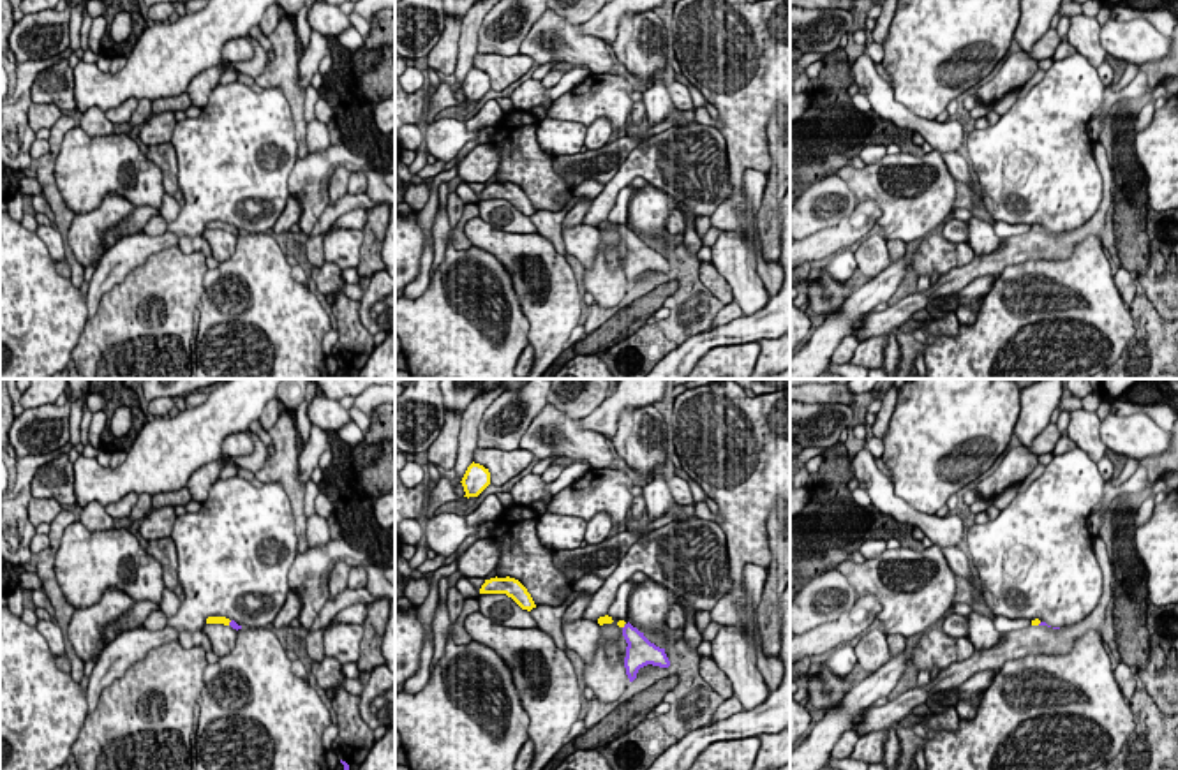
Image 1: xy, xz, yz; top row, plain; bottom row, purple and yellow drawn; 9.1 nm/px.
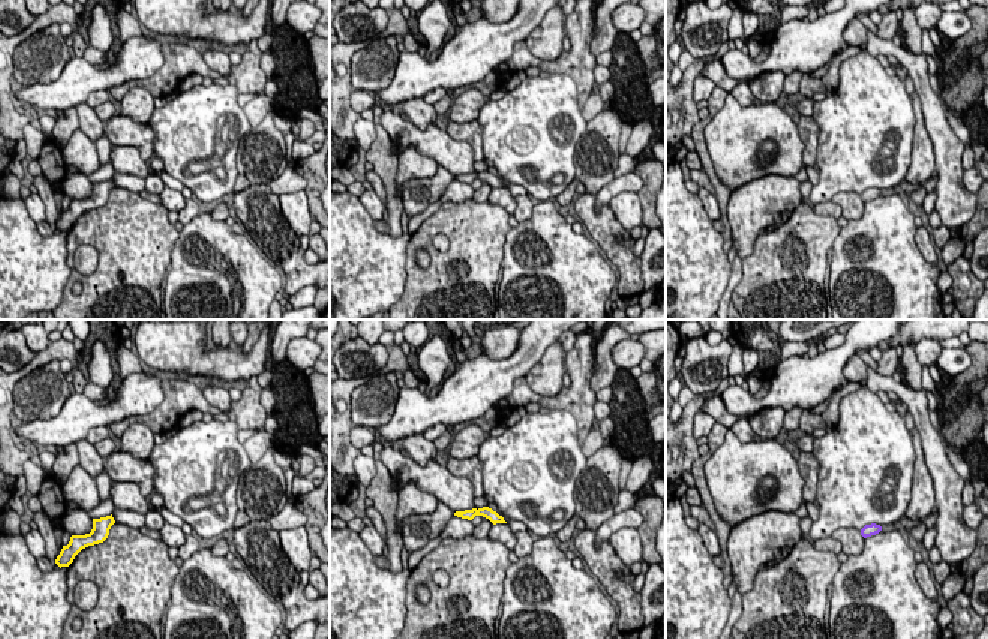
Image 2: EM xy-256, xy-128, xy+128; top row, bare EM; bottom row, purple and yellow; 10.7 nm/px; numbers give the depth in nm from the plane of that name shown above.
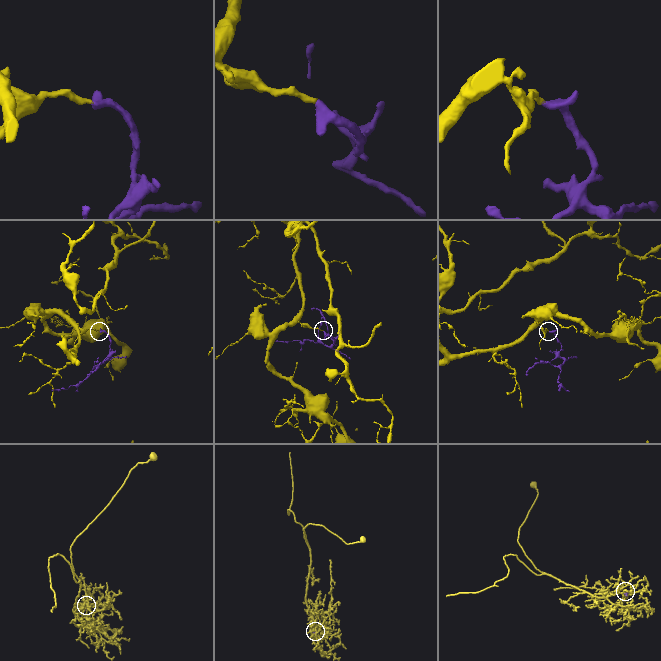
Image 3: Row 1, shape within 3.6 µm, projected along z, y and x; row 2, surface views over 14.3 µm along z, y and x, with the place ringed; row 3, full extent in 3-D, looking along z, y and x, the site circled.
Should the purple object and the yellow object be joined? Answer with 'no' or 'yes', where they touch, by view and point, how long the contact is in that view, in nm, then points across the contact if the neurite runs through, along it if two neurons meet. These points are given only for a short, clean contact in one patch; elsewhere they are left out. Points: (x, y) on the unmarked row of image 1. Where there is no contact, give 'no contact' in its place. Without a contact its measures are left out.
yes; meets purple in xy at (230, 228); contact 60 nm long; runs through xy (233, 229), (230, 228), (224, 226)

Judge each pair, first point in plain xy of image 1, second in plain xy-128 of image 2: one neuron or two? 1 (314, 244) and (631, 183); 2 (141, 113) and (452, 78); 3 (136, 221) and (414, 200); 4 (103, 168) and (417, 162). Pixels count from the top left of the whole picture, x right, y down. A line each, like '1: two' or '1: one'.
1: one
2: two
3: one
4: two

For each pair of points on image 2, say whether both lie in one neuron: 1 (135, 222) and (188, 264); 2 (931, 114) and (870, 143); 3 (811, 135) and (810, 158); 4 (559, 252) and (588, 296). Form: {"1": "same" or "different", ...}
{"1": "different", "2": "different", "3": "same", "4": "same"}

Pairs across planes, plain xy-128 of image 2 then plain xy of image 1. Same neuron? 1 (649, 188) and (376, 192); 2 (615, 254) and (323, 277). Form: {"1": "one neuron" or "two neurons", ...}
{"1": "two neurons", "2": "one neuron"}

